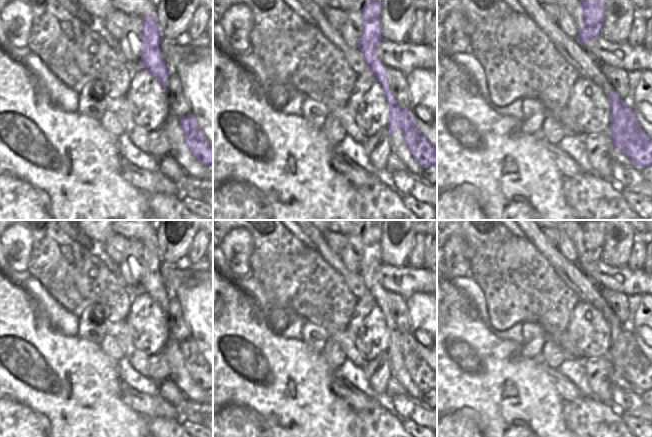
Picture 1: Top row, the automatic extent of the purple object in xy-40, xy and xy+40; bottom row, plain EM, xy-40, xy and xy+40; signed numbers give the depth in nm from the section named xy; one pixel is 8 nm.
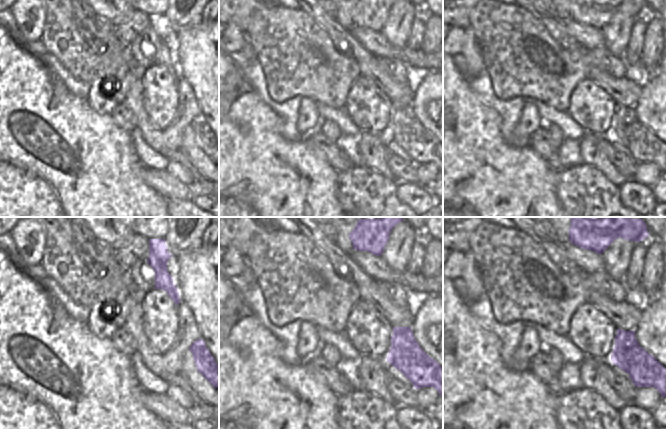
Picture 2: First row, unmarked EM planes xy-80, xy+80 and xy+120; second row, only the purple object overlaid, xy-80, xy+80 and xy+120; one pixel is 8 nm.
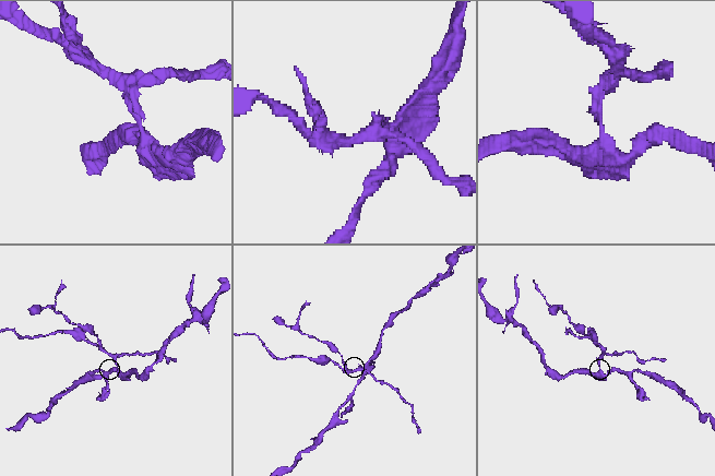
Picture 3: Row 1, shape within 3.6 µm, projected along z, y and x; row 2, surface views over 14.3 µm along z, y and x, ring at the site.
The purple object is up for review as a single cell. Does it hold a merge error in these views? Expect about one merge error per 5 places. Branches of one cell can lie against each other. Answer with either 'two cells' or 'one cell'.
two cells

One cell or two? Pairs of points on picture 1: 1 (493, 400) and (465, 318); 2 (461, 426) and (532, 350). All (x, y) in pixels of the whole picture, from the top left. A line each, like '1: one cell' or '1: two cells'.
1: one cell
2: two cells

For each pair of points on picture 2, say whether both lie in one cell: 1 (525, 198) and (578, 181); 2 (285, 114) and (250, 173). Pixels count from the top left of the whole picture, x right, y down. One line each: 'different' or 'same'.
1: different
2: different

